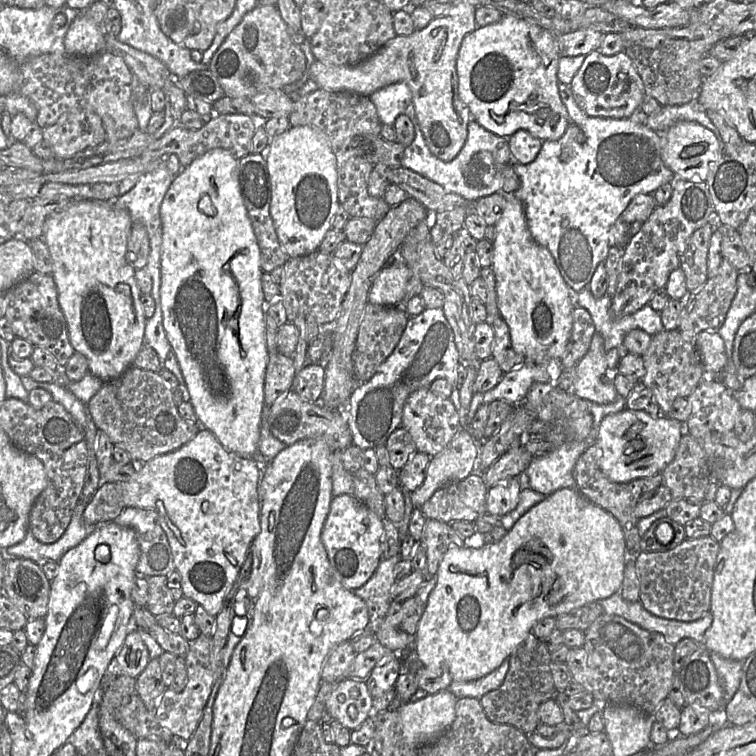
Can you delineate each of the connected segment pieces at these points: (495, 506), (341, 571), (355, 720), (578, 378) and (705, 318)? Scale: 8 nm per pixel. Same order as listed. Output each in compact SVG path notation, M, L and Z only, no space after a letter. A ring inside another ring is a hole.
M507 478L488 488L486 513L502 517L514 510L521 491L519 479Z
M354 495L332 498L329 514L322 530L322 543L337 579L348 590L362 587L381 562L384 523Z
M345 679L326 701L326 712L350 731L357 729L373 713L373 700L365 680Z
M596 332L588 352L575 368L571 391L576 397L597 404L608 404L616 400L618 394L615 386L605 378L605 356L604 340Z
M723 259L715 276L708 278L698 290L688 293L683 300L684 306L678 327L678 331L684 339L694 341L697 335L703 331L719 331L737 292L738 273L739 271L727 259Z

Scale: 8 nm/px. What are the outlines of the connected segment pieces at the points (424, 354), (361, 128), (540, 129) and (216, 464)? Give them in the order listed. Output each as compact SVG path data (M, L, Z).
M426 308L410 317L392 354L377 368L372 378L360 383L352 393L347 407L347 421L352 444L362 450L384 445L402 424L403 407L411 393L429 388L438 378L459 387L457 369L460 356L453 331L441 308Z
M319 88L316 91L301 96L294 101L293 111L288 116L288 121L291 127L310 126L316 128L327 138L336 158L338 202L340 207L349 214L350 218L367 217L376 221L382 219L389 207L383 198L374 198L368 194L368 180L373 165L361 157L356 148L353 147L353 140L356 137L370 134L380 135L381 123L376 109L369 97L345 91L328 91Z
M504 15L498 22L476 29L461 42L456 71L458 94L480 126L493 134L509 138L519 130L526 130L541 141L559 140L566 132L570 119L558 89L560 54L556 36L521 18Z
M199 431L188 443L180 448L166 454L154 457L148 462L142 463L132 478L122 483L121 489L123 501L126 507L155 510L160 516L160 524L165 531L177 571L182 578L183 596L192 599L202 606L206 612L212 616L217 616L224 605L224 600L236 581L239 572L250 551L250 544L260 531L260 474L262 470L259 465L249 456L241 456L235 452L227 450L217 438L209 431Z

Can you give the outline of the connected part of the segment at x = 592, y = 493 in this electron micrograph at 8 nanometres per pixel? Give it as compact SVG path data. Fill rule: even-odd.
M596 444L590 445L577 459L576 464L574 466L573 470L573 477L575 480L575 488L577 491L582 494L586 499L588 499L590 502L593 504L601 507L608 513L610 513L620 524L621 529L624 534L624 539L625 539L625 567L626 564L630 560L634 560L636 555L638 555L640 551L640 539L641 537L639 536L638 533L638 528L637 528L637 522L638 519L634 515L634 507L637 503L637 501L646 493L649 493L659 486L663 484L663 478L661 473L655 474L653 476L649 477L644 477L644 478L638 478L633 481L630 481L628 483L616 483L612 482L609 480L600 470L599 468L599 459L600 459L600 449Z

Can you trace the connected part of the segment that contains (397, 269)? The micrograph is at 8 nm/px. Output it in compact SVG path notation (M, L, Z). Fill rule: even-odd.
M401 259L391 260L376 276L369 290L368 303L386 307L399 305L411 274Z

